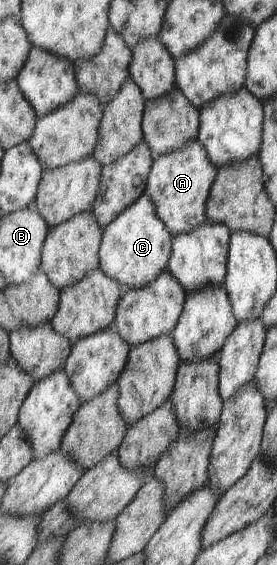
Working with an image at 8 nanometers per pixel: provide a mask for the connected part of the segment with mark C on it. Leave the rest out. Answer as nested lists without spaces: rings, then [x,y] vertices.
[[[144,193],[134,205],[120,213],[103,231],[101,242],[100,269],[120,283],[124,290],[144,289],[158,281],[169,268],[173,253],[173,233],[166,222],[158,217],[157,205]]]

